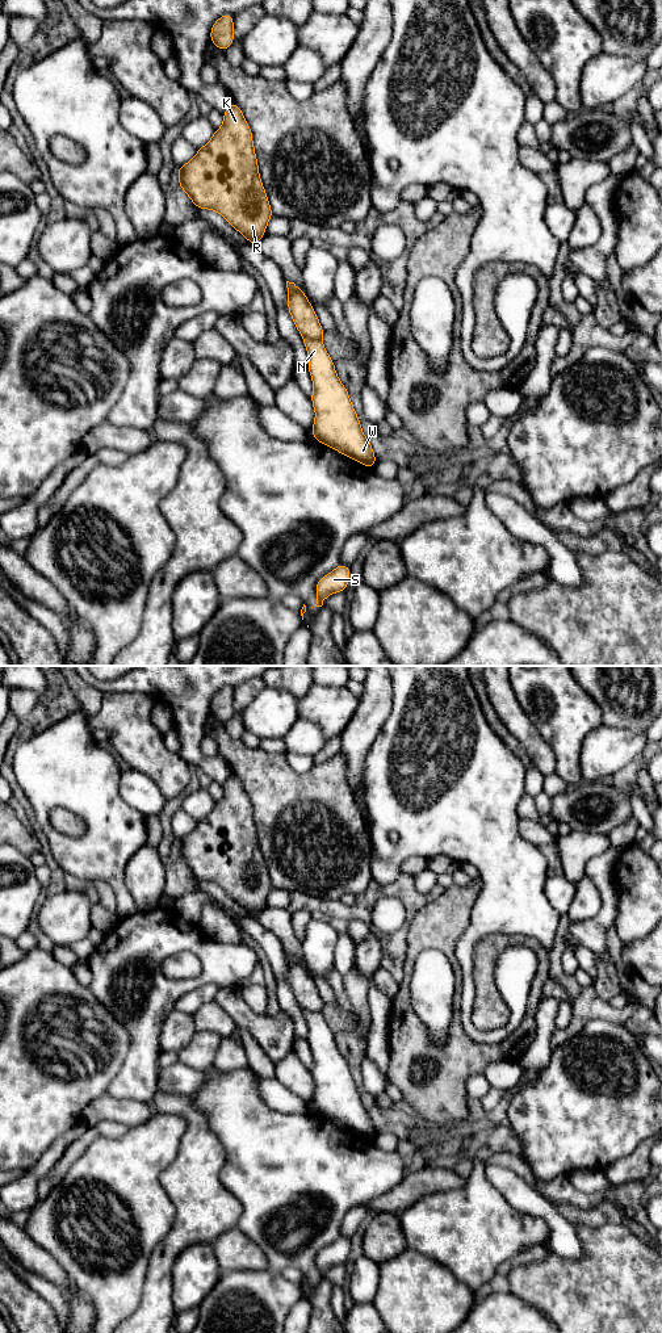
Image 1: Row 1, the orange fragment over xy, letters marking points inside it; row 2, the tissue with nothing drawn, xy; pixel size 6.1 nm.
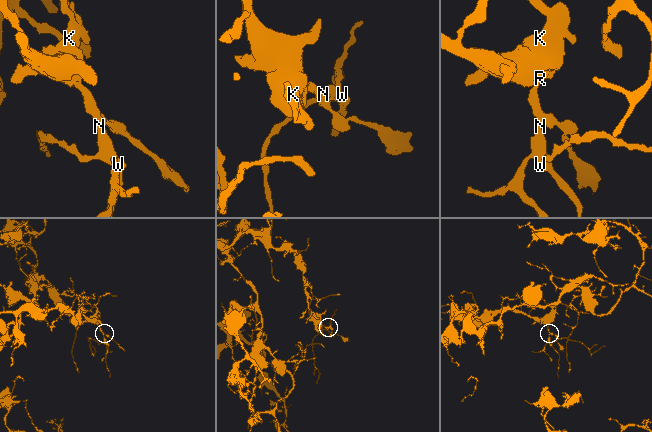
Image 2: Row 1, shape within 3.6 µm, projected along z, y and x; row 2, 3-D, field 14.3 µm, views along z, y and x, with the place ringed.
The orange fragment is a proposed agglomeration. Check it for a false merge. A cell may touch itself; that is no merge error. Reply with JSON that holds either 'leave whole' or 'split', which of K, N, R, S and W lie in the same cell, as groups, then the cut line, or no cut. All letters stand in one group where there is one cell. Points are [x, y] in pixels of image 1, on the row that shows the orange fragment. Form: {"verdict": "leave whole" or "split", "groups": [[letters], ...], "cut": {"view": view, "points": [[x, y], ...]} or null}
{"verdict": "split", "groups": [["K", "R"], ["N", "S", "W"]], "cut": {"view": "xy", "points": [[304, 336], [319, 340]]}}

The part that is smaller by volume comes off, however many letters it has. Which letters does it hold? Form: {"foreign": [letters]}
{"foreign": ["N", "S", "W"]}

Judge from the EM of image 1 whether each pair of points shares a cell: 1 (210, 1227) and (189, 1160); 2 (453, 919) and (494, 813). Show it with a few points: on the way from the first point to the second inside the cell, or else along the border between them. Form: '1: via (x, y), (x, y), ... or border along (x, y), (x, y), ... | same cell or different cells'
1: via (204, 1210), (193, 1187), (193, 1177) | same cell
2: border along (480, 880), (480, 893), (472, 908), (470, 922) | different cells

